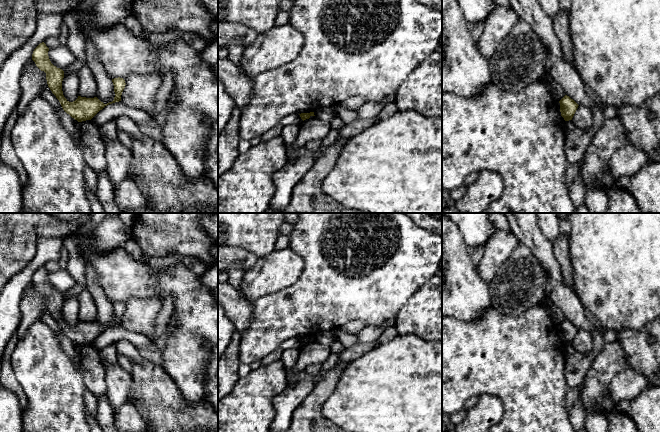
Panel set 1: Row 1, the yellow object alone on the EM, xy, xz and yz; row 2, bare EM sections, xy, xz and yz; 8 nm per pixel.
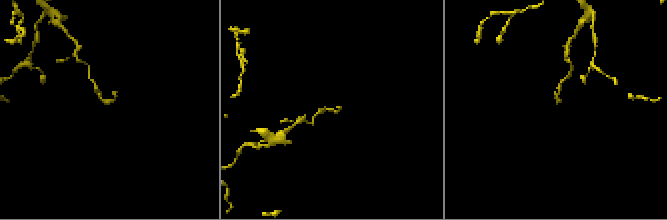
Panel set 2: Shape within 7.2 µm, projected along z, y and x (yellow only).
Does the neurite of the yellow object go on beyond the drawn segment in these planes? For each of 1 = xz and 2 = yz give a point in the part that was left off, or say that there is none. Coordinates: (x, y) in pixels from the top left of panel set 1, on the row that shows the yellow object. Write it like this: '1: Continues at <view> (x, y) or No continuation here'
1: No continuation here
2: No continuation here

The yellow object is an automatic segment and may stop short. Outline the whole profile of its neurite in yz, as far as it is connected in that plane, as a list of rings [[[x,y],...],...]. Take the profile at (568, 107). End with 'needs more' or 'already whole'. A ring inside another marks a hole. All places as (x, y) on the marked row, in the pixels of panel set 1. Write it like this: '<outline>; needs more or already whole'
[[[565,95],[559,101],[559,103],[561,116],[564,118],[564,120],[565,121],[572,120],[579,105],[567,95]]]; already whole

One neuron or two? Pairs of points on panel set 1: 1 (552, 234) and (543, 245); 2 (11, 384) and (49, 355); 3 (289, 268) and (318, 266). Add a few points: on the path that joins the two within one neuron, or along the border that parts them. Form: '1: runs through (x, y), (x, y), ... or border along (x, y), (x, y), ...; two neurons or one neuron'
1: border along (537, 223), (542, 233), (552, 243); two neurons
2: border along (11, 357), (11, 368), (23, 390), (26, 402); two neurons
3: border along (289, 248), (303, 261), (302, 273), (290, 285); two neurons

